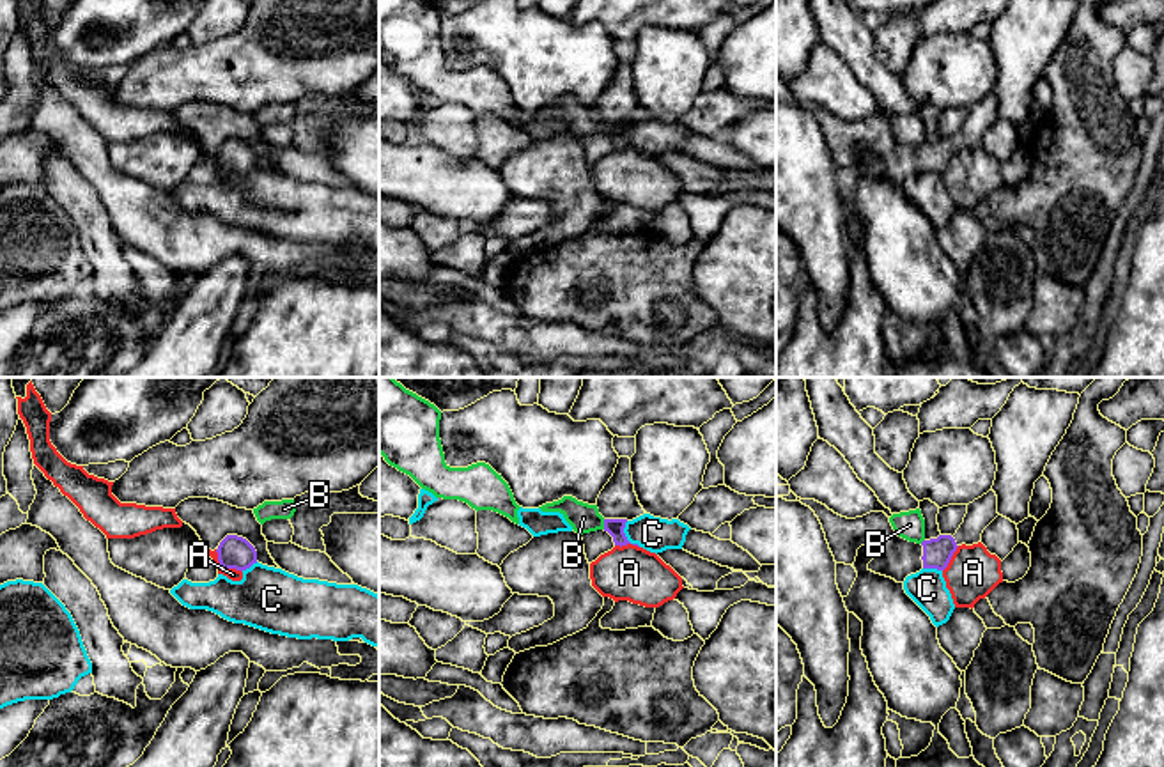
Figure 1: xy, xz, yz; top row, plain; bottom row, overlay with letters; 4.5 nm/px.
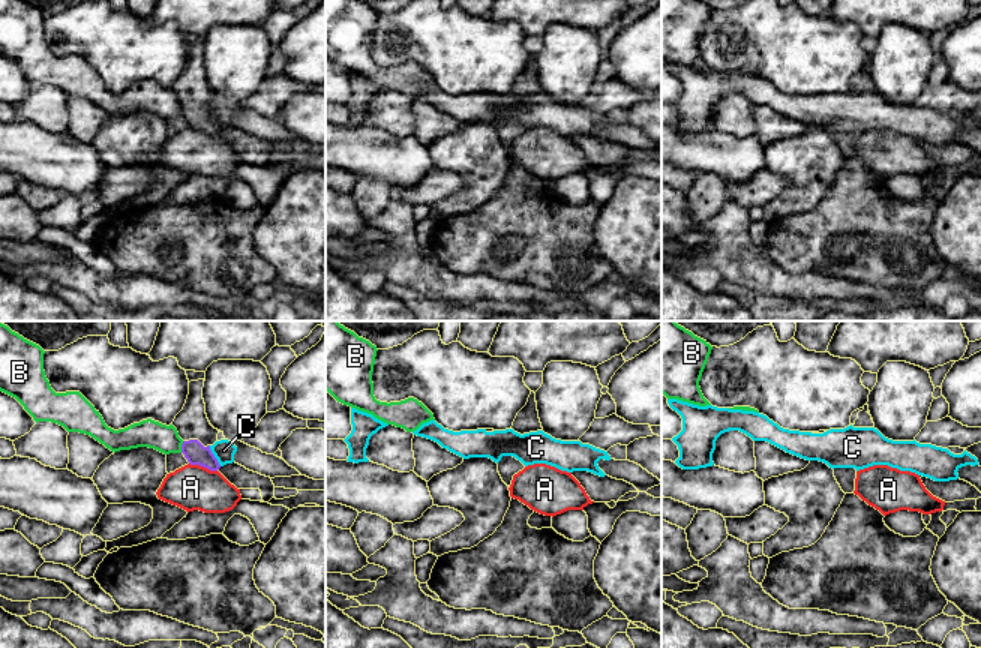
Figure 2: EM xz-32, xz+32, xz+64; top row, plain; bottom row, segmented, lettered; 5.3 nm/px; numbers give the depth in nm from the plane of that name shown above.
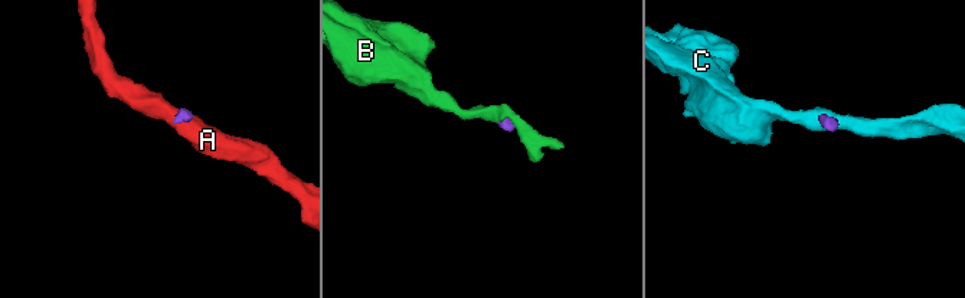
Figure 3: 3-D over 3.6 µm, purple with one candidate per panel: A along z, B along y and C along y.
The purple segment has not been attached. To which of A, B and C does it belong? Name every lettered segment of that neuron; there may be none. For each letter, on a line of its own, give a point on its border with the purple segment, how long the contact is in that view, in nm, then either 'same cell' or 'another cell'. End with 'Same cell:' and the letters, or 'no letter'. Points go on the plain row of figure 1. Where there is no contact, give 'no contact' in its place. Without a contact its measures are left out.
A: xy (222, 172) | 170 nm | another cell
B: xz (605, 128) | 50 nm | another cell
C: xz (626, 140) | 140 nm | another cell
Same cell: no letter

